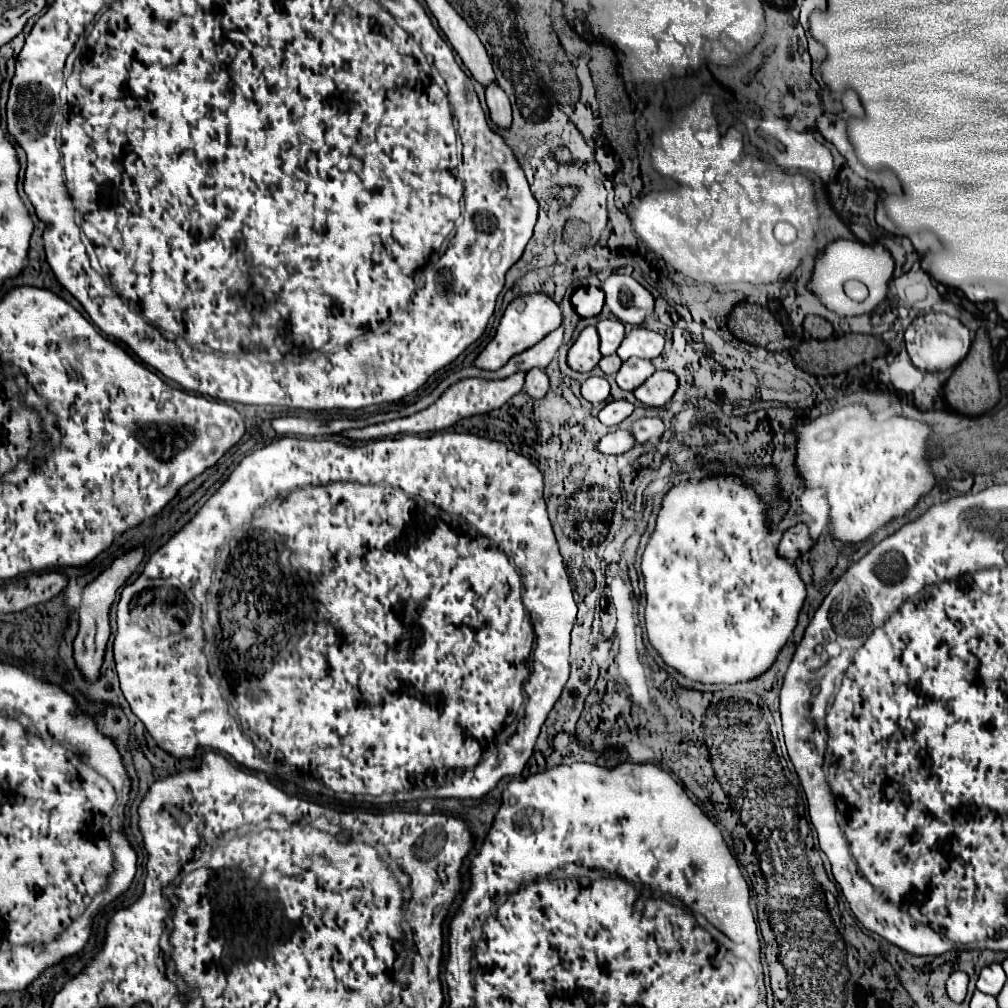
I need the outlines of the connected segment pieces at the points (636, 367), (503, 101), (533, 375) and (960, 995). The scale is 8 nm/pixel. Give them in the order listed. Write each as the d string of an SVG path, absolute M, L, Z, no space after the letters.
M629 358L627 362L623 362L621 370L617 372L615 380L619 384L621 390L635 390L637 386L643 384L643 380L647 380L651 374L655 372L655 366L649 360L641 360L641 358Z
M497 82L487 84L485 86L485 98L487 98L487 106L491 110L491 120L501 128L509 128L509 124L511 124L511 104L509 104L509 98L503 92L503 88Z
M533 368L527 372L527 378L525 378L525 392L531 396L531 398L543 398L549 390L549 378L545 374L545 370L541 368Z
M953 972L947 980L947 994L953 1002L963 1002L965 994L967 994L967 984L969 984L969 976L965 972Z

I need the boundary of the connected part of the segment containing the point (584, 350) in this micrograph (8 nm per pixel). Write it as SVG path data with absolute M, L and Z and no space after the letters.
M587 326L573 342L567 354L567 364L577 372L591 372L601 360L599 336L595 326Z

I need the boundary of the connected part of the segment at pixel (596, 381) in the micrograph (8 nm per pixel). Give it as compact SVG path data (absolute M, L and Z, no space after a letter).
M591 376L581 384L581 394L585 400L589 400L593 404L605 402L609 398L609 382L605 378Z

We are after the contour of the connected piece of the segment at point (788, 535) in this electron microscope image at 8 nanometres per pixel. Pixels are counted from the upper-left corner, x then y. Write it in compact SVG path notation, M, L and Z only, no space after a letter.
M795 524L795 526L791 526L789 530L783 532L777 554L781 558L787 558L787 560L797 560L803 552L807 552L811 548L811 544L813 542L809 538L807 526L805 524Z

